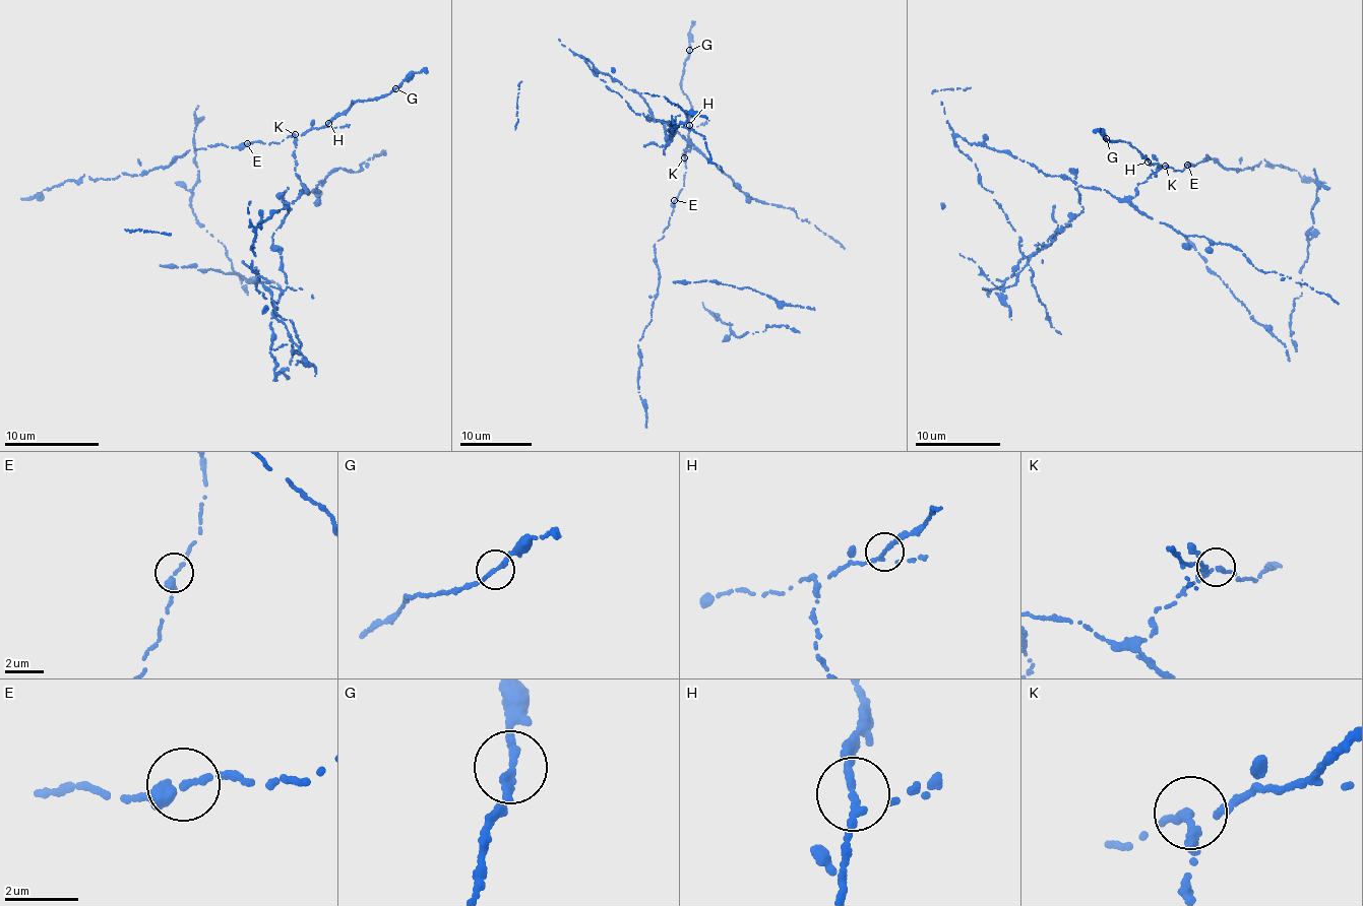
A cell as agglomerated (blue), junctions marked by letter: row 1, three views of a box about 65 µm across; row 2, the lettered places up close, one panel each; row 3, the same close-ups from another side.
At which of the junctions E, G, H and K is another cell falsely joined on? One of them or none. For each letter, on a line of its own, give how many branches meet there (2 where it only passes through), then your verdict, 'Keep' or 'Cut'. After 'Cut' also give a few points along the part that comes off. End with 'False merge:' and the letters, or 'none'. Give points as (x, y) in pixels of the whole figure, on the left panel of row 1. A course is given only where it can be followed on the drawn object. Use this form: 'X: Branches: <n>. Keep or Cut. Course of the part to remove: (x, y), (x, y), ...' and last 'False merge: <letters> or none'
E: Branches: 2. Keep
G: Branches: 2. Keep
H: Branches: 3. Keep
K: Branches: 3. Cut
False merge: K

